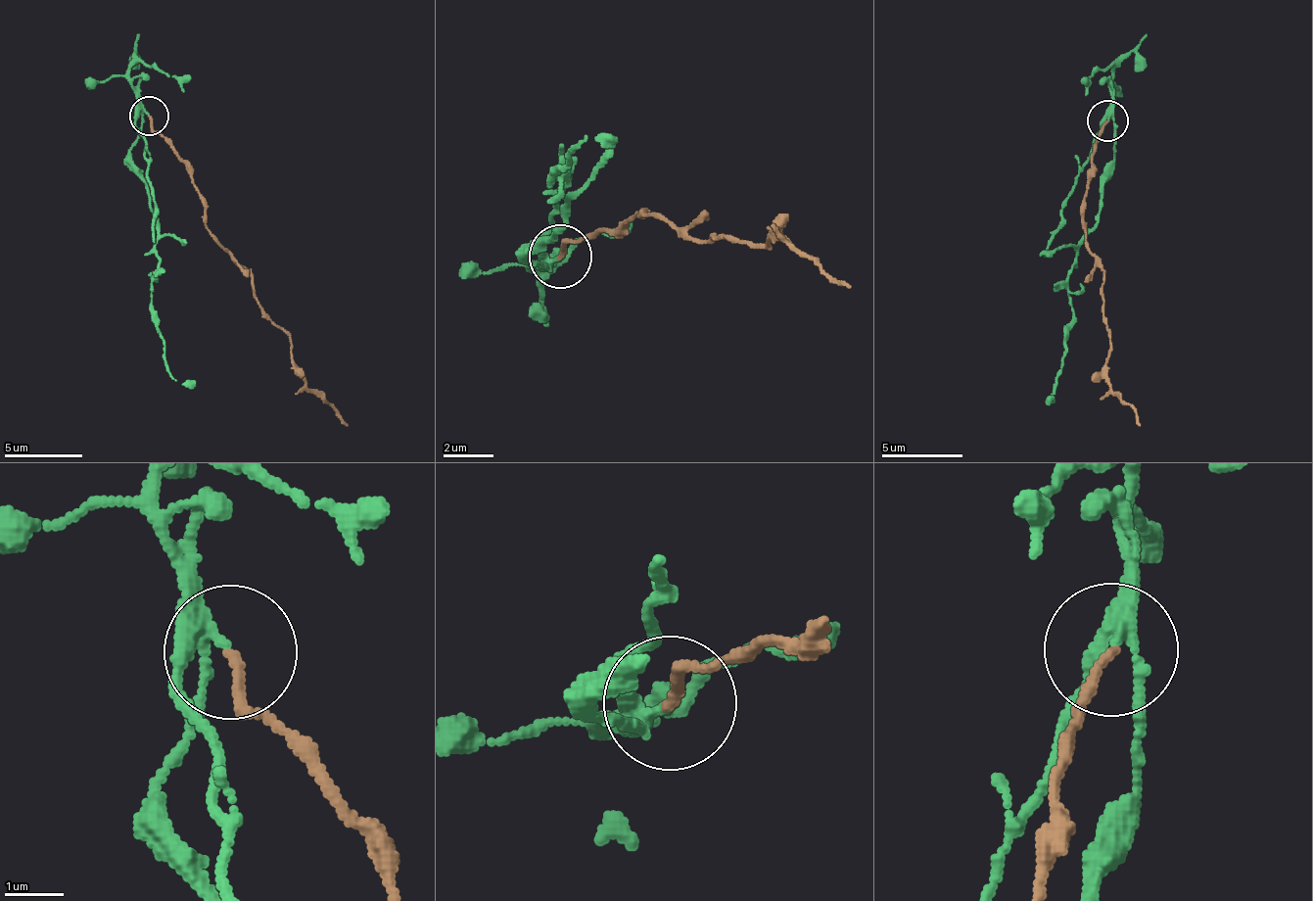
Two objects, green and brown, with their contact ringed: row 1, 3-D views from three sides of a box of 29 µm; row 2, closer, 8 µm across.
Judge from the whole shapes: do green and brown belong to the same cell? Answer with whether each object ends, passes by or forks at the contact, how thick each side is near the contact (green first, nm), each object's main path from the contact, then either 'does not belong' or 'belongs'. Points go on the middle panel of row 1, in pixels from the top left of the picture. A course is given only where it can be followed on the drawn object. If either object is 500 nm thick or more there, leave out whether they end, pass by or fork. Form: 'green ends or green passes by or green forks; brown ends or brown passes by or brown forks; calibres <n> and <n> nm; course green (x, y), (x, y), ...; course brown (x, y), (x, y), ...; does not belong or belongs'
green forks; brown ends; calibres 160 and 170 nm; course green (562, 258), (548, 263), (526, 259), (566, 220), (569, 185), (551, 178), (584, 139), (615, 138); course brown (562, 258), (573, 243), (658, 212), (694, 240), (786, 240), (834, 280), (852, 285); does not belong

